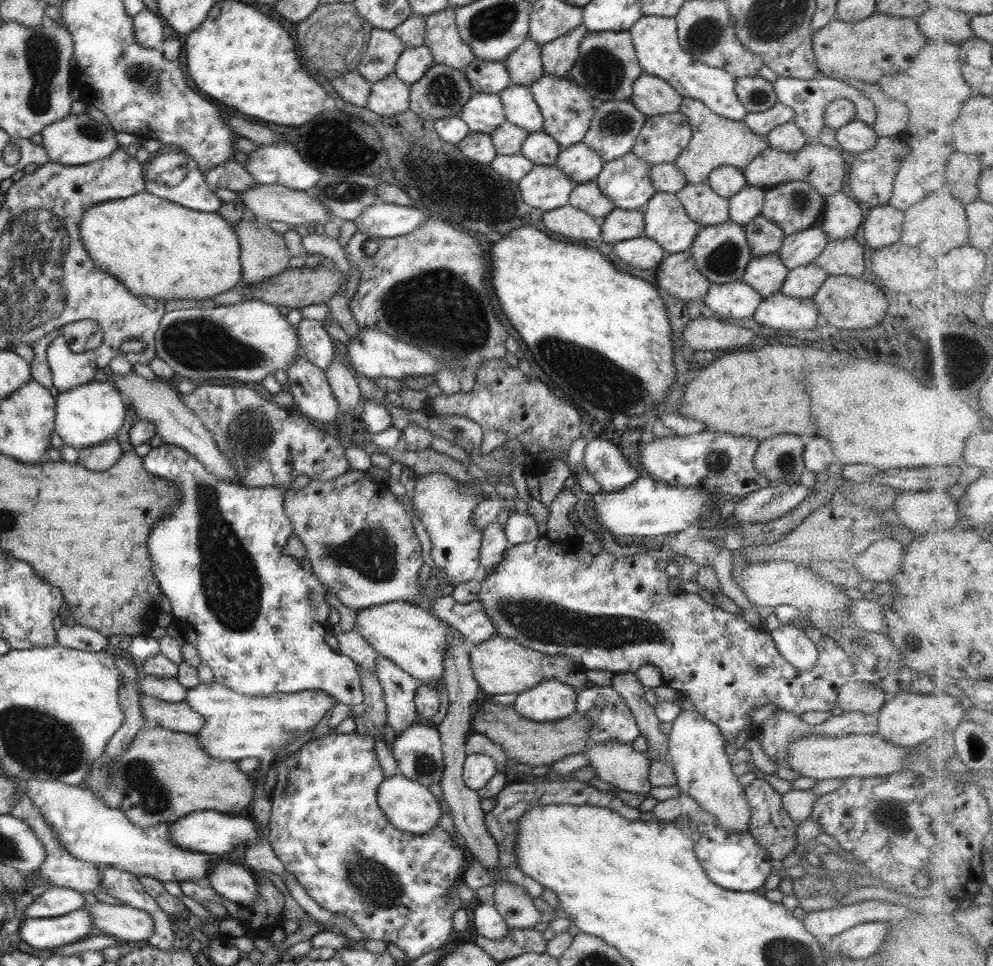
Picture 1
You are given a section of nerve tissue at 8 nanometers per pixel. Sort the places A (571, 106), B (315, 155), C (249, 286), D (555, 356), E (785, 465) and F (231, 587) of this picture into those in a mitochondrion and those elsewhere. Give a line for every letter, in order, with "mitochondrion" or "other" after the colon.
A: mitochondrion
B: other
C: other
D: mitochondrion
E: mitochondrion
F: mitochondrion

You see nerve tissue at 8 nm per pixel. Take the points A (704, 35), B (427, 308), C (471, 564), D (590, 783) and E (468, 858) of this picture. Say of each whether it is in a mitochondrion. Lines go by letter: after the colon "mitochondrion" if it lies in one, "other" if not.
A: mitochondrion
B: mitochondrion
C: other
D: other
E: other

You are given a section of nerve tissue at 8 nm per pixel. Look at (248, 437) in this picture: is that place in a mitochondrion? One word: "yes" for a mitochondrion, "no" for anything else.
yes

